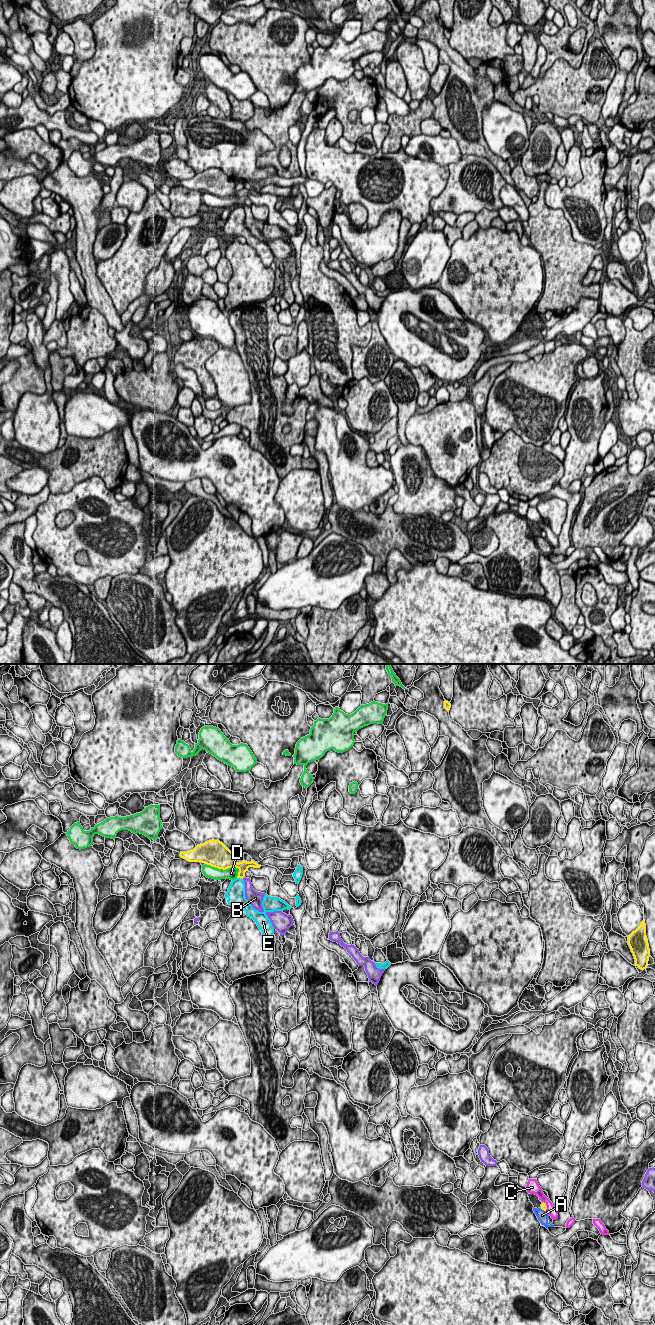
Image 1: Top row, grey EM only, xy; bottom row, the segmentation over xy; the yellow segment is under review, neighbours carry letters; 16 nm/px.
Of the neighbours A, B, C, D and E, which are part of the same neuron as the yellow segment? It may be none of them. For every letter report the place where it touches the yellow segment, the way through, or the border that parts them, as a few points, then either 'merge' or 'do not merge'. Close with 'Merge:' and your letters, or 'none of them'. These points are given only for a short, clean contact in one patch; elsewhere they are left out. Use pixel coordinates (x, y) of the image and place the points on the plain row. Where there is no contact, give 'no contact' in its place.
A: contact xy (543, 537); border xy (540, 536), (545, 539); do not merge
B: contact xy (243, 205); do not merge
C: contact xy (546, 534); border xy (543, 529), (546, 538); do not merge
D: contact xy (225, 197); do not merge
E: contact xy (240, 206); border xy (237, 205), (242, 207); do not merge
Merge: none of them

